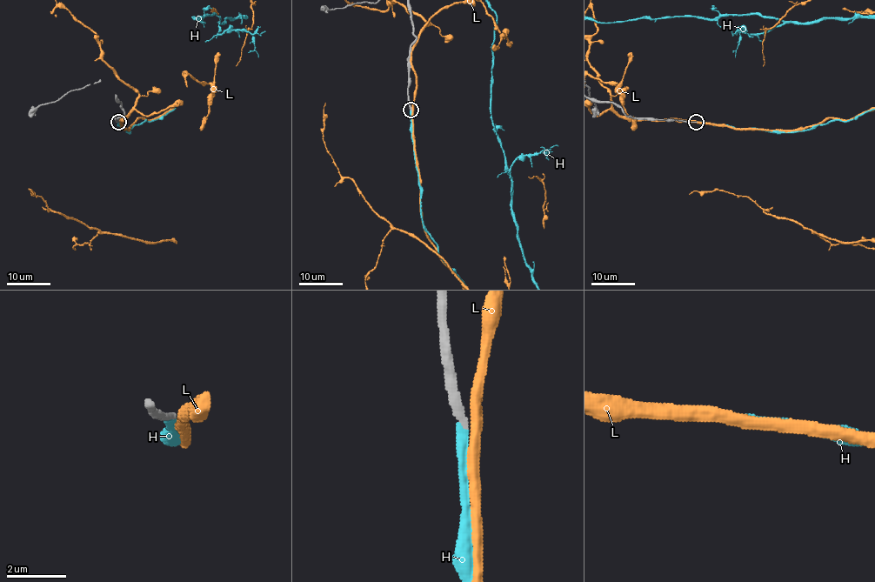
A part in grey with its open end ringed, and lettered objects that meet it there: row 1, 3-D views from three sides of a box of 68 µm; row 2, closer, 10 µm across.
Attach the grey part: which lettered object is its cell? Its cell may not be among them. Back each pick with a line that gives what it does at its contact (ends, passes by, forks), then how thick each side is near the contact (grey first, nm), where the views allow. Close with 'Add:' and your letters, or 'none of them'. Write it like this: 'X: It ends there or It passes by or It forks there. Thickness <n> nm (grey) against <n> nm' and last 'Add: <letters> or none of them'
H: It ends there. Thickness 280 nm (grey) against 280 nm
Add: H

